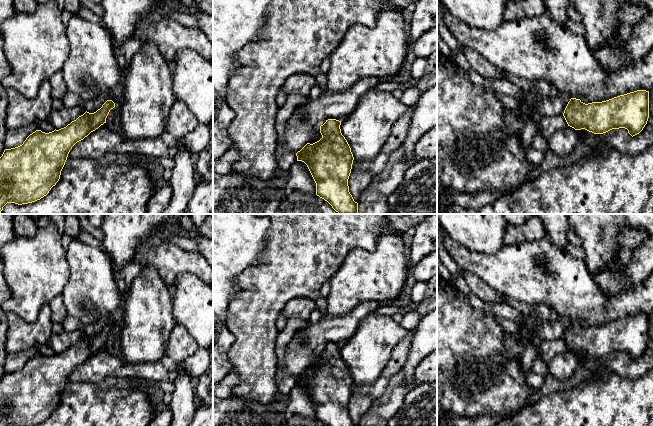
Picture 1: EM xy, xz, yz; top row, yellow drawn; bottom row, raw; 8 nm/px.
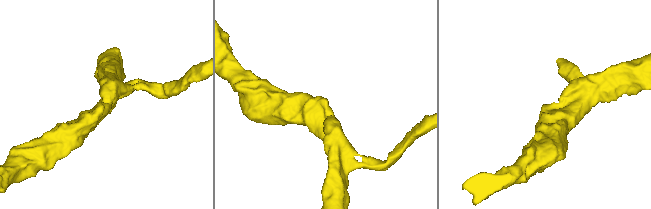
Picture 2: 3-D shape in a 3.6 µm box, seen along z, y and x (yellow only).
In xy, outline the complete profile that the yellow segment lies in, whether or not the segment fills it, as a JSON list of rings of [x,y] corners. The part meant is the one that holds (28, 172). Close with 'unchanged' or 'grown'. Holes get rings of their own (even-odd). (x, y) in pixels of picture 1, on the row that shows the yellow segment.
[[[107,100],[96,112],[86,111],[64,128],[49,133],[36,130],[22,145],[5,149],[0,157],[0,213],[7,203],[28,204],[46,196],[59,181],[72,147],[106,123],[106,118],[114,107],[115,103]]]; unchanged

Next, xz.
[[[328,119],[320,126],[322,138],[313,143],[307,143],[296,153],[297,161],[304,162],[315,183],[316,195],[327,201],[339,214],[358,214],[358,203],[349,192],[348,179],[353,164],[351,148],[341,133],[341,121]]]; unchanged

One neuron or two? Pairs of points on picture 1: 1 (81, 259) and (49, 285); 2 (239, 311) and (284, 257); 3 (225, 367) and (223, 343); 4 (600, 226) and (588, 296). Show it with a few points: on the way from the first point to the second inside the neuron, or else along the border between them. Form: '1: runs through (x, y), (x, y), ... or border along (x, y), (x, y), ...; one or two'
1: border along (66, 251), (69, 279), (61, 291); two
2: runs through (252, 298), (280, 270); one
3: runs through (223, 361), (223, 349); one
4: border along (582, 258), (594, 280), (605, 293); two

